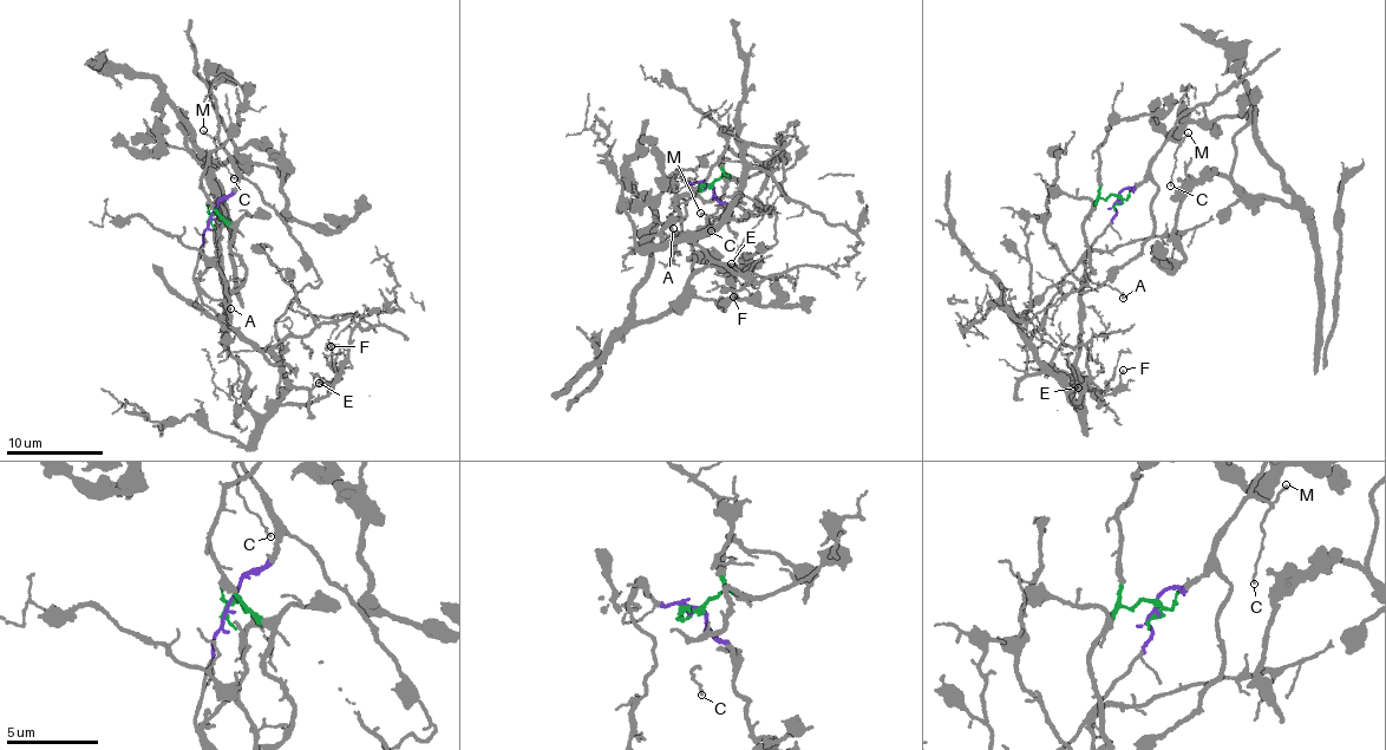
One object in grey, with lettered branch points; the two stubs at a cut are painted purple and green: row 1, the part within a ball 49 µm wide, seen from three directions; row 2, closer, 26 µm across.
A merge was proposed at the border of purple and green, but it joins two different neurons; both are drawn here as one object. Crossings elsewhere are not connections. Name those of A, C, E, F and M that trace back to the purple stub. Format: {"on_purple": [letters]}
{"on_purple": ["C", "M"]}

